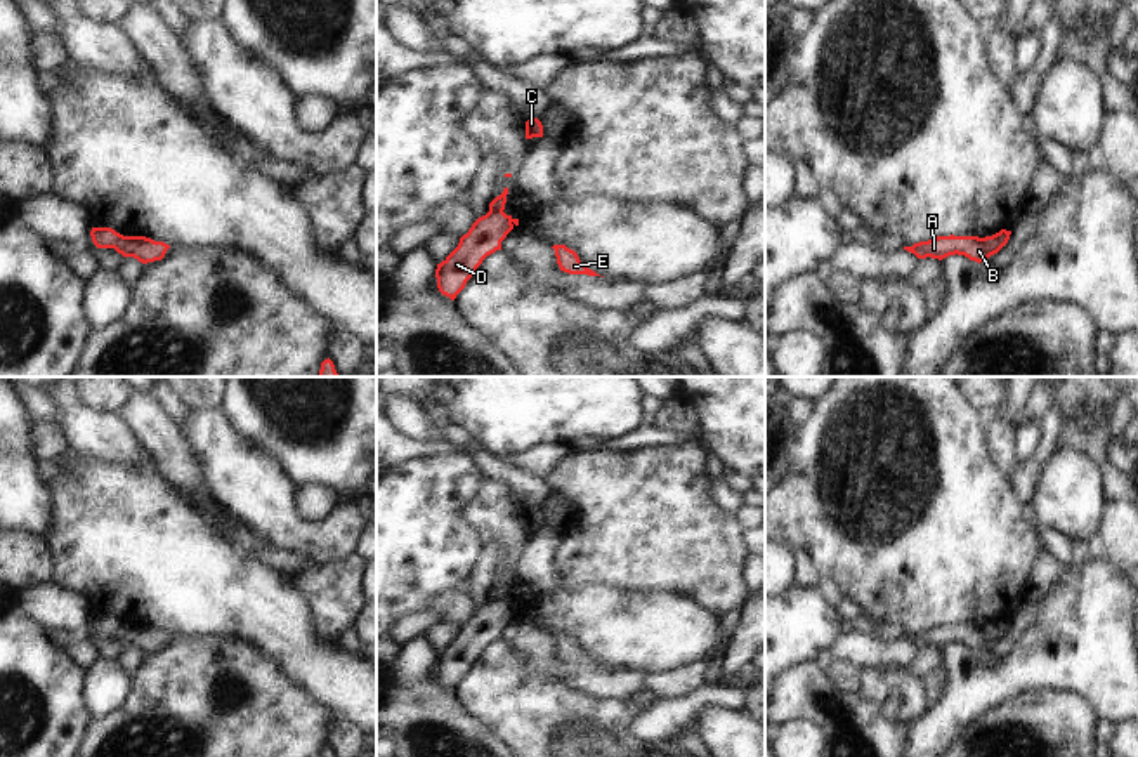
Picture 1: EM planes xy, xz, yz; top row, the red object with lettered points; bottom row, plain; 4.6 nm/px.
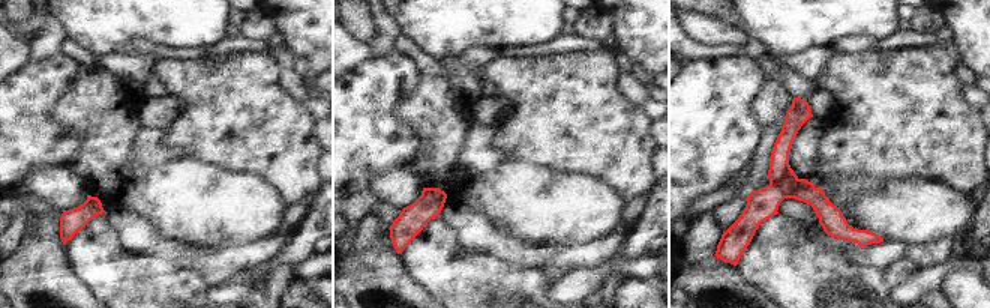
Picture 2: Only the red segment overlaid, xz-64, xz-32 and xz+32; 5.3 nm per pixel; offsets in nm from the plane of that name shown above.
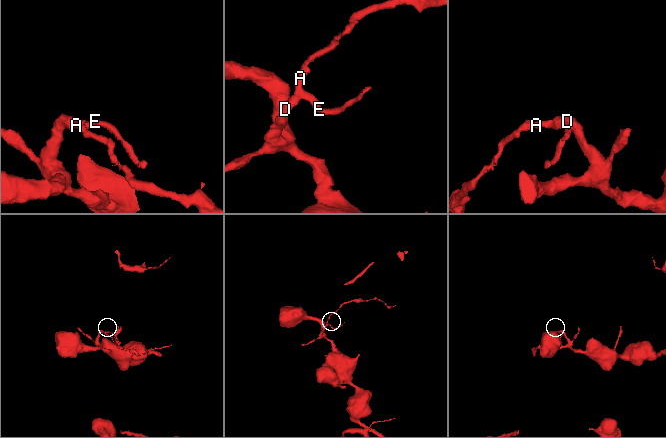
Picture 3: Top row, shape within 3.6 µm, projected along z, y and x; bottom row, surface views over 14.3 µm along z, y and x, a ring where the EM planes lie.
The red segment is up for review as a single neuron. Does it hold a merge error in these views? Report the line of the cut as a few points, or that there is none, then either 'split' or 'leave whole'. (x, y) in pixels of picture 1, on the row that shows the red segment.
cut in xy along (120, 235), (113, 247); split

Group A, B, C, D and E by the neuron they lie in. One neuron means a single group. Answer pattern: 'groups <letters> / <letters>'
groups A B C E / D

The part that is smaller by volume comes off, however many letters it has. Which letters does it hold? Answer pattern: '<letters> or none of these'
A, B, C, E

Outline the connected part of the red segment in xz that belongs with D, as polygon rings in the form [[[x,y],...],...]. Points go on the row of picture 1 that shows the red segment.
[[[487,212],[479,217],[458,247],[435,269],[437,288],[451,300],[465,288],[482,260],[501,250],[501,241],[513,229],[505,212]]]

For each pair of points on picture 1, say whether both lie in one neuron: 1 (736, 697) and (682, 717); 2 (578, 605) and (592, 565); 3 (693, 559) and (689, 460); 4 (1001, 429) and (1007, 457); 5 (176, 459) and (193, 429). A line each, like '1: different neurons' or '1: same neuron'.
1: same neuron
2: different neurons
3: same neuron
4: same neuron
5: different neurons

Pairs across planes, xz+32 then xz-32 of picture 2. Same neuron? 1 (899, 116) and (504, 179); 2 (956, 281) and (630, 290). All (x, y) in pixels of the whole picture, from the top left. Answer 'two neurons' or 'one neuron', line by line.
1: two neurons
2: one neuron

